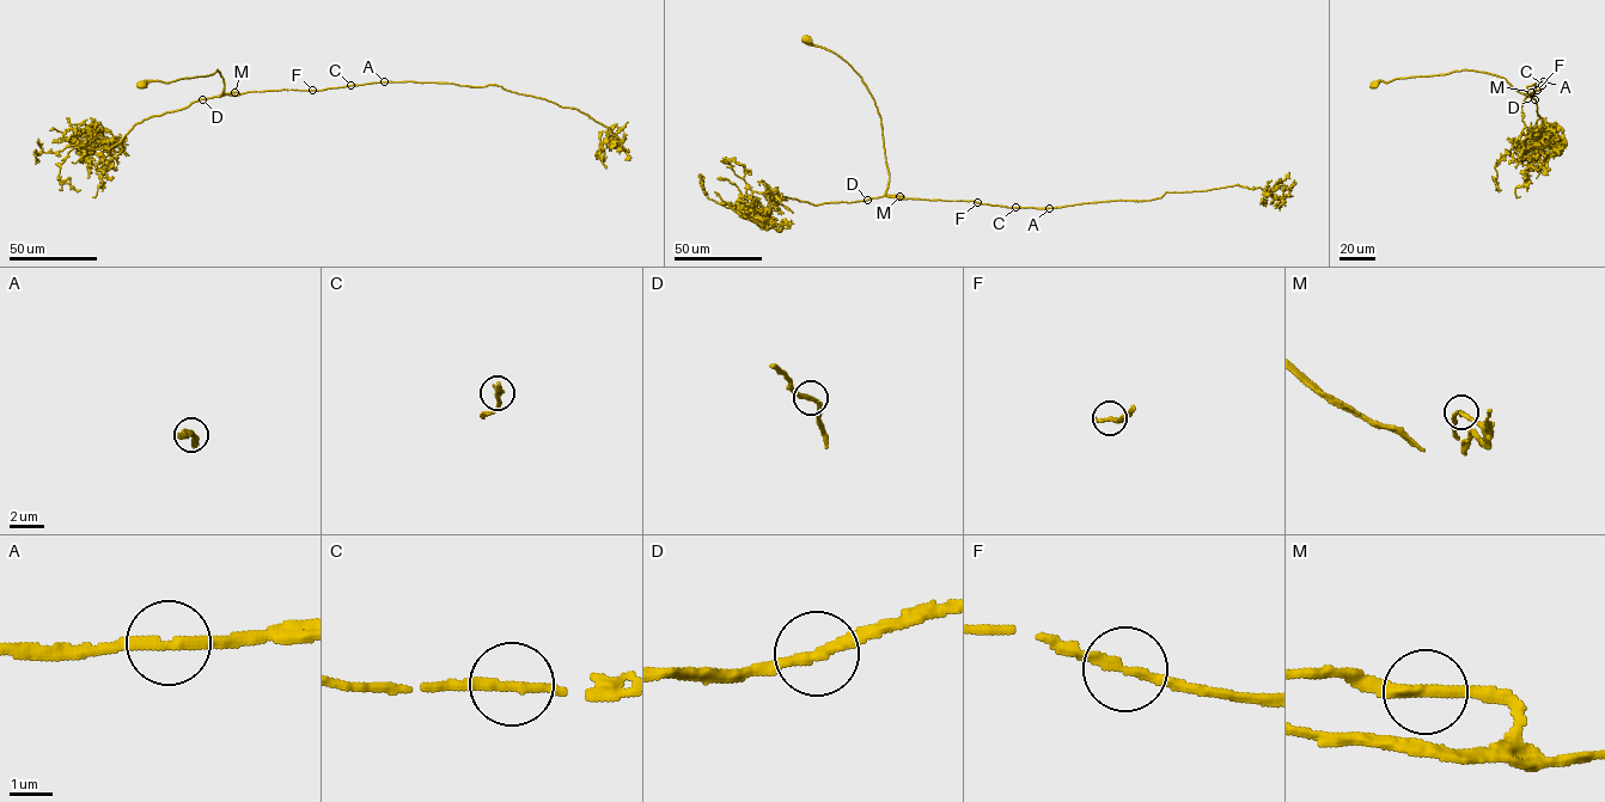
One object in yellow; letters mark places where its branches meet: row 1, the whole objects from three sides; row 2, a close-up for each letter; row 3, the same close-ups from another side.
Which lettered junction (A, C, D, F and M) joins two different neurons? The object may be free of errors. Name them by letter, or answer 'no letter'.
no letter

